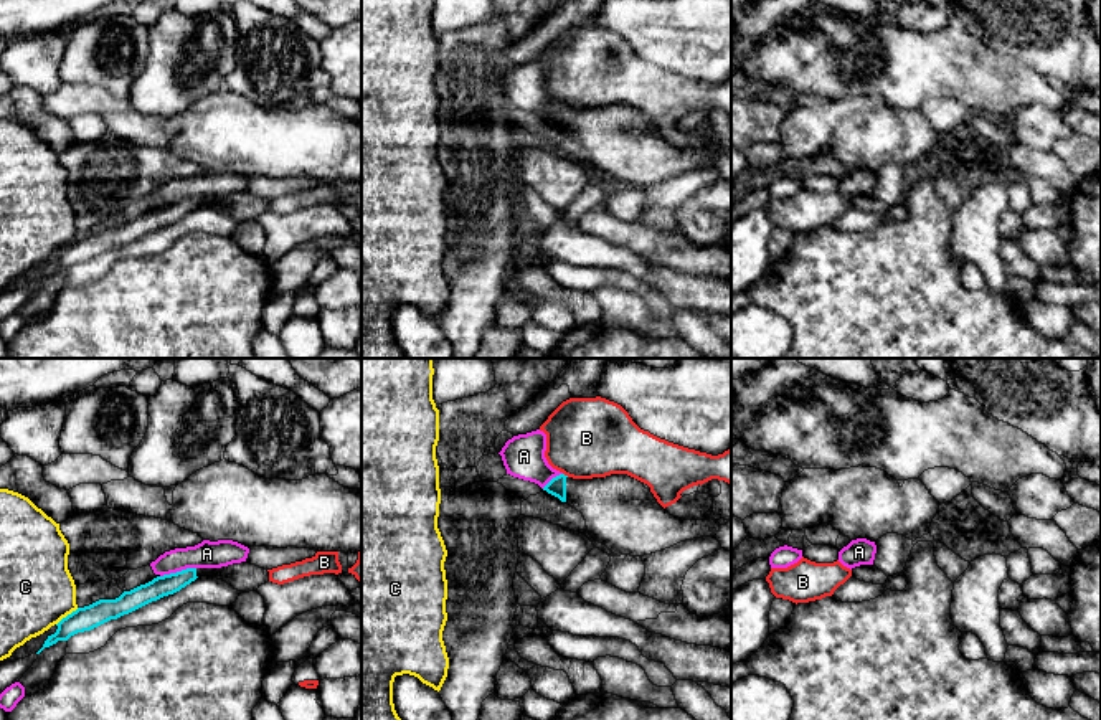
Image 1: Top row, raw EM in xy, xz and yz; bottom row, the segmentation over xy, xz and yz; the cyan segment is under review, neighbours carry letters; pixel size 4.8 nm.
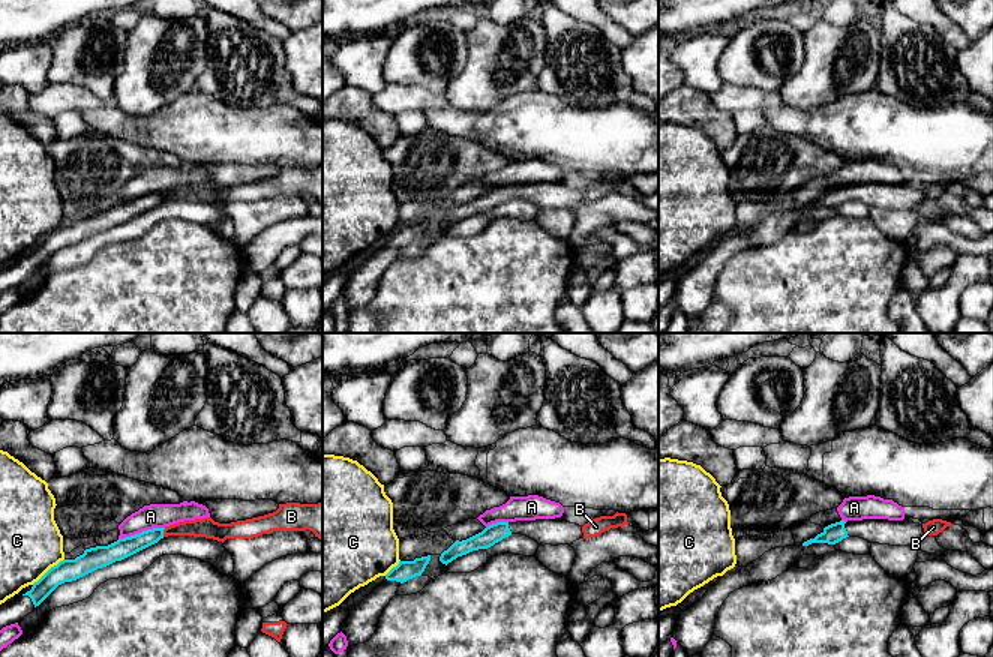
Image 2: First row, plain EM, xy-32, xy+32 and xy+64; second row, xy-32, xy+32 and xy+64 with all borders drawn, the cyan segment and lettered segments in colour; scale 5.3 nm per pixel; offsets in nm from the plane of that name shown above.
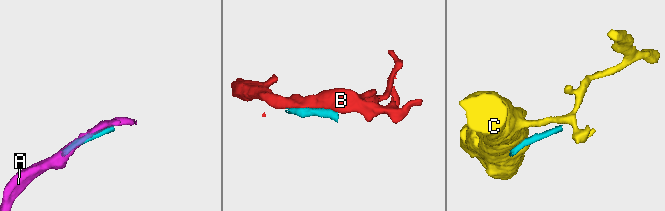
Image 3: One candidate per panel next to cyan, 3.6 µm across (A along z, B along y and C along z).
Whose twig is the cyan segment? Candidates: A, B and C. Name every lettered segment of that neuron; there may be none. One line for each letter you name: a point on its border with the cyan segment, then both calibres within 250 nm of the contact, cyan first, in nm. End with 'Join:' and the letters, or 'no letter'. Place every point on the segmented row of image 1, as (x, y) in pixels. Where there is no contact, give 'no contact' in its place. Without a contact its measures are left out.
Join: no letter

